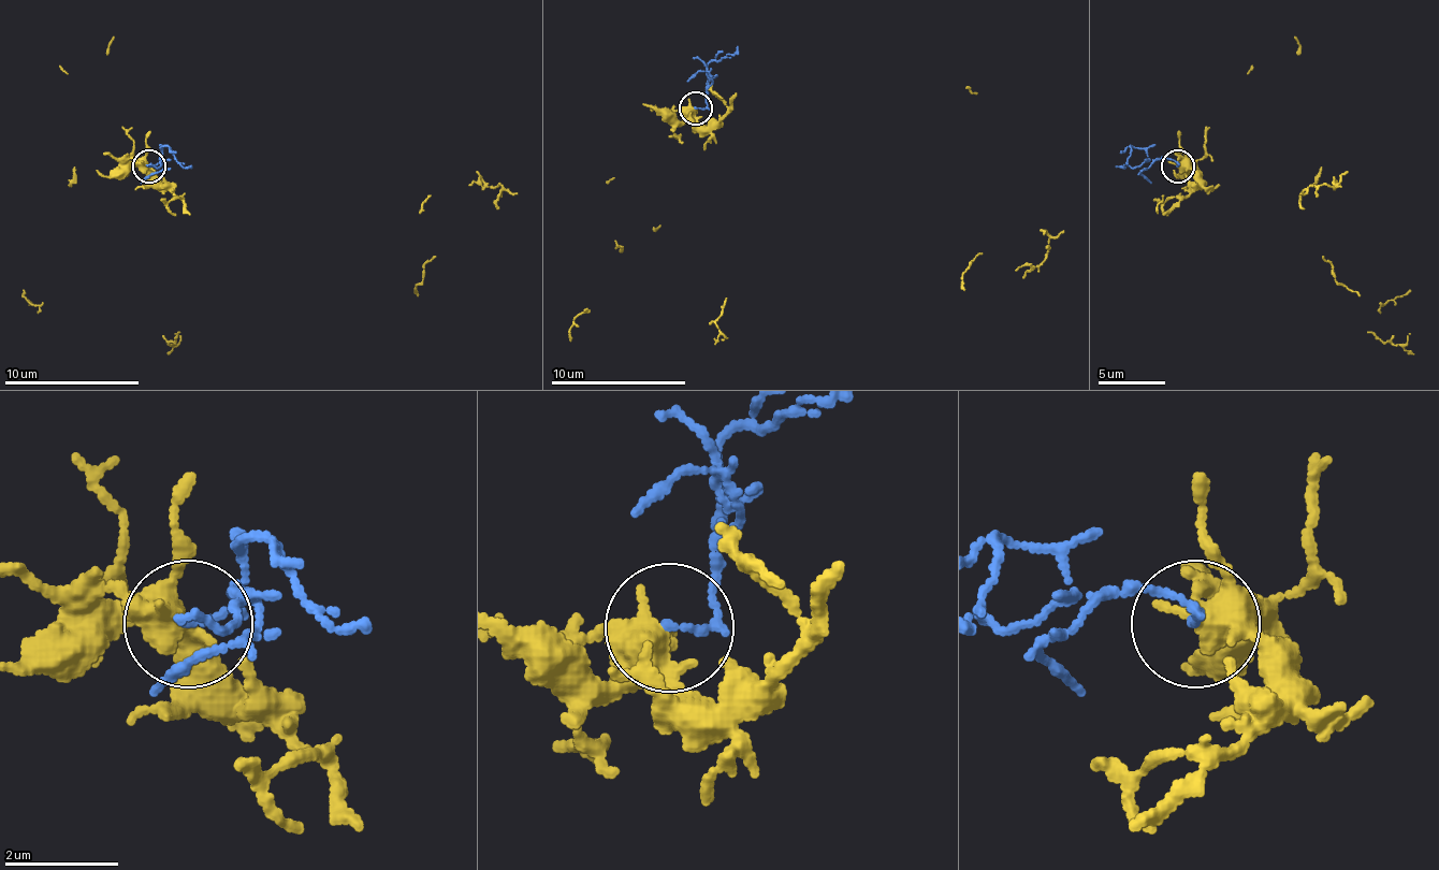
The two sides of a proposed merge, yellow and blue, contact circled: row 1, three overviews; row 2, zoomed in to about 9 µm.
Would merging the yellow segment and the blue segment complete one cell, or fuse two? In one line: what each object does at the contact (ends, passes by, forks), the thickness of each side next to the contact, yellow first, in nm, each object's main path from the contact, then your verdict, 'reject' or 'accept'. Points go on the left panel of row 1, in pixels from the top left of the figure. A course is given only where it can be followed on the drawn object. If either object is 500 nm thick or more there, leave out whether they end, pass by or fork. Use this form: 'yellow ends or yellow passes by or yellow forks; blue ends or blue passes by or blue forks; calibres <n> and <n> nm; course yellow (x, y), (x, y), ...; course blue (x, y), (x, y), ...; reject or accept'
yellow forks; blue ends; calibres 400 and 140 nm; course yellow (148, 165), (128, 159), (131, 156), (74, 175), (178, 331), (415, 294), (422, 266), (435, 257); course blue (148, 165), (161, 159), (164, 145), (178, 162), (192, 165); reject

